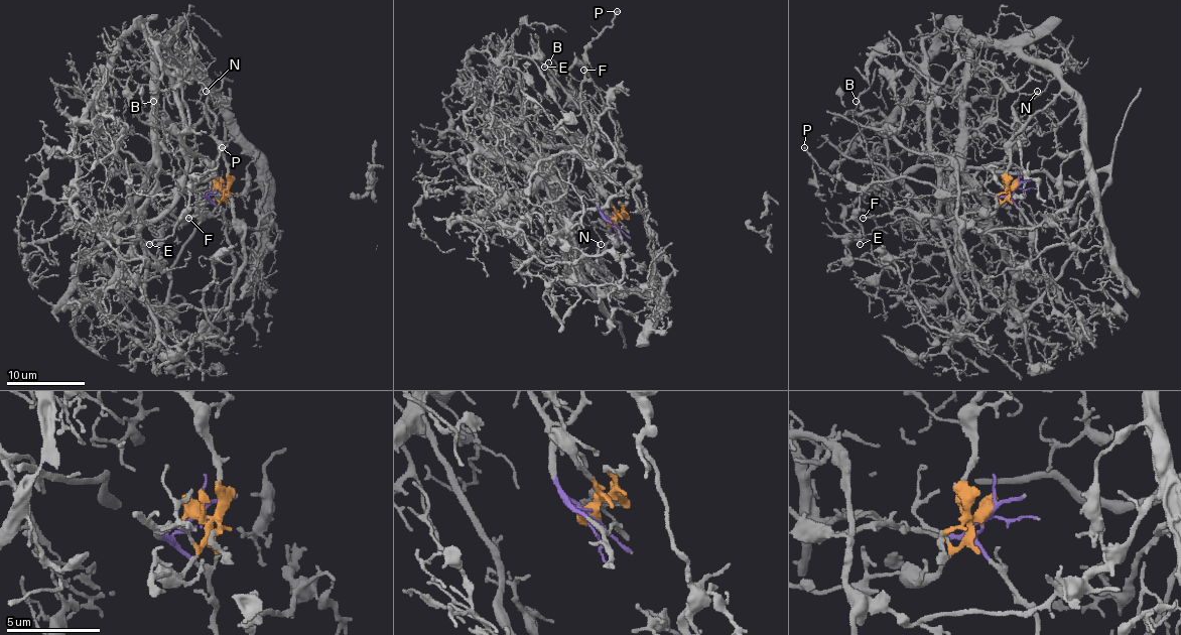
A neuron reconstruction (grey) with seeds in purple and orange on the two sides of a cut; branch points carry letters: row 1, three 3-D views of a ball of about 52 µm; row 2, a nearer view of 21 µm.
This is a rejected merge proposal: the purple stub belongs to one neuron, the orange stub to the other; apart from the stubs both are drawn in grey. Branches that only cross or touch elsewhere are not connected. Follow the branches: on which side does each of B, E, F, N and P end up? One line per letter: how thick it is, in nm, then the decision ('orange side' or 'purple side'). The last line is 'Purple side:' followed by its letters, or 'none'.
B: calibre 100 nm; purple side
E: calibre 200 nm; purple side
F: calibre 190 nm; orange side
N: calibre 180 nm; orange side
P: calibre 240 nm; purple side
Purple side: B, E, P

